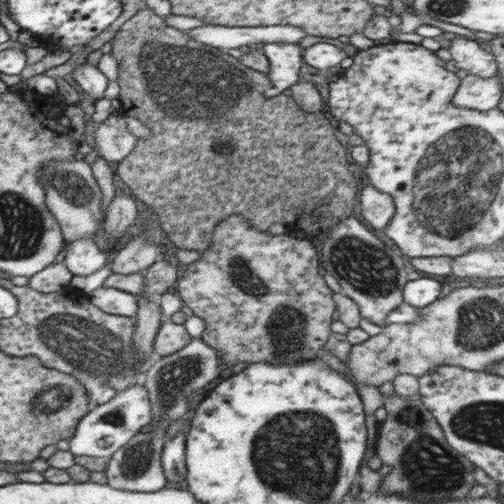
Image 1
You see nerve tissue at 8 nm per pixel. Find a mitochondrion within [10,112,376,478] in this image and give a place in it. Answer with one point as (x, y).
(104, 360)

